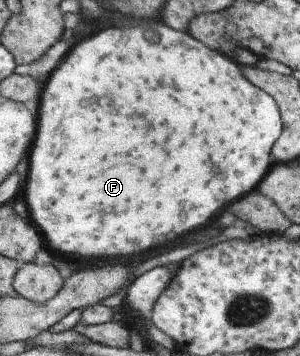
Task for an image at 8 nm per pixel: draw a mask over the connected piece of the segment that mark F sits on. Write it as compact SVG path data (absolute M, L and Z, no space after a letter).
M160 16L138 21L134 28L108 28L86 40L82 39L70 54L67 51L61 62L50 72L43 84L38 105L38 137L28 156L28 160L32 162L26 200L46 248L51 247L59 257L63 254L74 256L73 260L77 262L82 259L108 262L110 258L138 256L148 250L166 246L180 236L200 230L224 208L228 210L228 204L258 190L259 184L271 172L274 162L277 162L272 158L272 148L275 148L283 133L283 115L279 103L271 94L260 90L258 85L248 82L242 65L222 51L194 38L188 31L174 30Z

